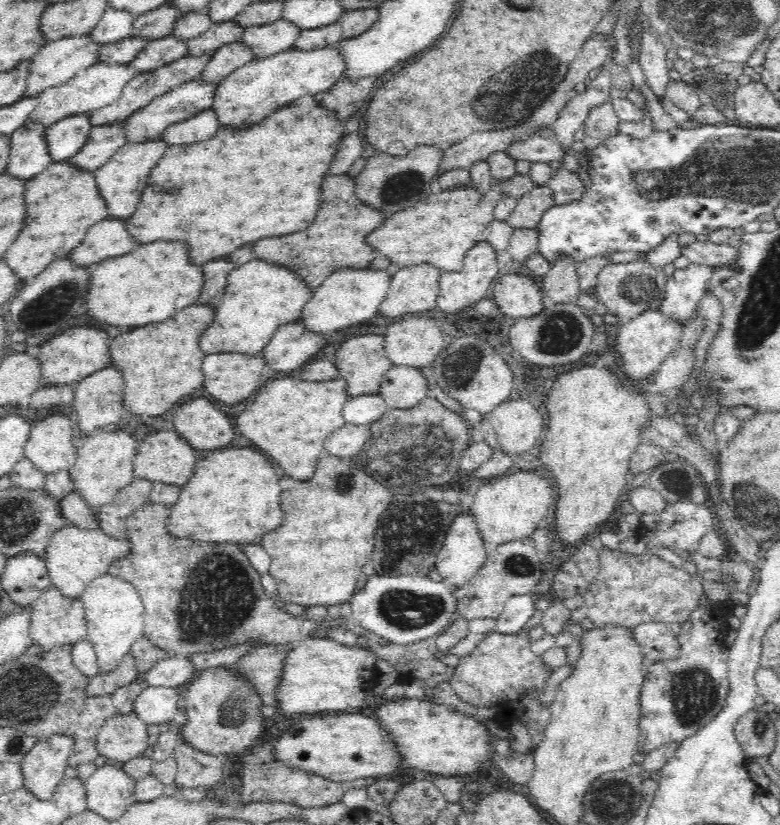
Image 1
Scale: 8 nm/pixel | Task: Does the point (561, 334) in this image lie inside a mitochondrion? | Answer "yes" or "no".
yes

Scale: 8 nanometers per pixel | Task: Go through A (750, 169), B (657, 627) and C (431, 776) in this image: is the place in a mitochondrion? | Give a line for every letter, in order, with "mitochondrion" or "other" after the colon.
A: mitochondrion
B: other
C: other

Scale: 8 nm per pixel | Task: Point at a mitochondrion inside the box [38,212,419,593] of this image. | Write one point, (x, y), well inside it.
(344, 482)

